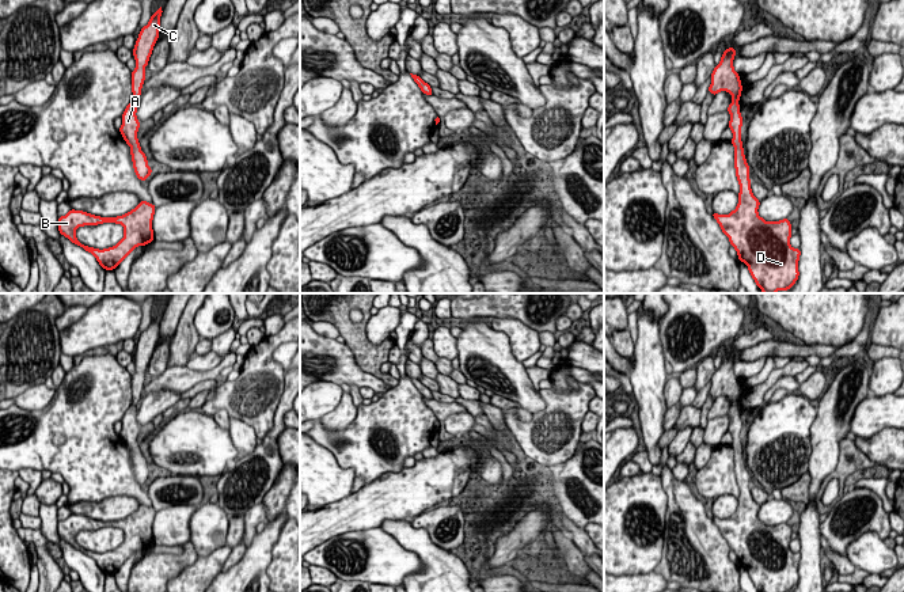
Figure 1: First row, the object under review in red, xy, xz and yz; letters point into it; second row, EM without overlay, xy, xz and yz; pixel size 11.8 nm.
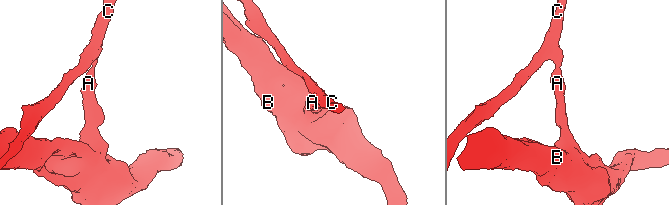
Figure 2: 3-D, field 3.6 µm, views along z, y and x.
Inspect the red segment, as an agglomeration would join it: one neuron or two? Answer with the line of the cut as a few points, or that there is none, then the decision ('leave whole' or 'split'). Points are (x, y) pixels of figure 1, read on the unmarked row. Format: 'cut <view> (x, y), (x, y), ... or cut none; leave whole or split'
cut yz (733, 403), (737, 406); split

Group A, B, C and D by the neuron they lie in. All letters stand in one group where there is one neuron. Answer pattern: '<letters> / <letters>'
A B D / C

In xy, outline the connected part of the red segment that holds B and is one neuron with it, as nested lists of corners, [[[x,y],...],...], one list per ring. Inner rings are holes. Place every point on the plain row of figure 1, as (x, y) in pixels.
[[[143,504],[134,513],[117,521],[100,521],[71,513],[65,520],[58,521],[57,530],[61,539],[91,557],[103,573],[114,574],[136,551],[153,546],[152,524],[155,515],[153,508]],[[103,527],[115,527],[124,531],[124,542],[115,550],[99,554],[77,544],[75,536],[79,531]]]

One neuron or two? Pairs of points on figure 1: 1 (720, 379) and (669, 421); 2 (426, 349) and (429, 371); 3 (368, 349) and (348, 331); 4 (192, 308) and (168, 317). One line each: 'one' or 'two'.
1: one
2: one
3: one
4: one

